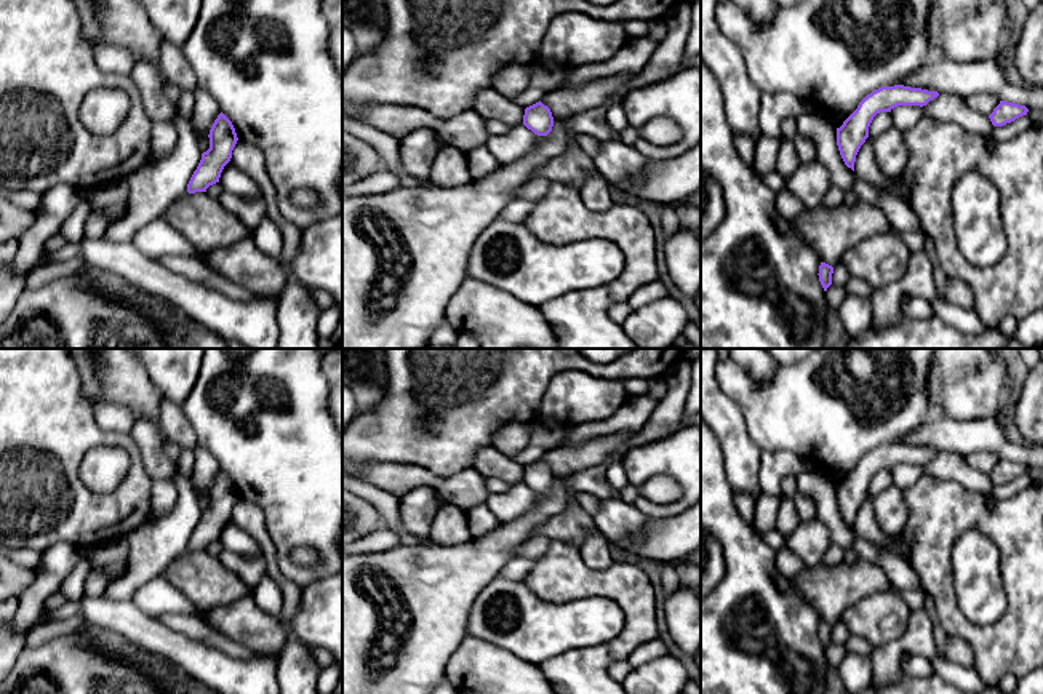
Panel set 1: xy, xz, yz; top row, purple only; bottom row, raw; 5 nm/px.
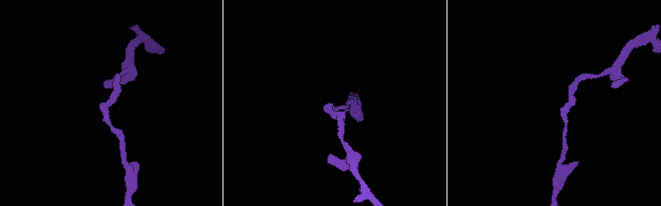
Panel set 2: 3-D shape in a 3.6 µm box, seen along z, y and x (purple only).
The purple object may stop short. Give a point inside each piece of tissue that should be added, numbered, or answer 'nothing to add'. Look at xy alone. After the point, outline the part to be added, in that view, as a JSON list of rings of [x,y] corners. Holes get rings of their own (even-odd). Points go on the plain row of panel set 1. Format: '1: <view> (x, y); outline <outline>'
nothing to add

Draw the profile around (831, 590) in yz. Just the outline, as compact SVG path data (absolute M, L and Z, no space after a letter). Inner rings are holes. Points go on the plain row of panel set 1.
M864 558L857 563L841 561L837 566L821 561L805 568L792 579L792 584L817 611L821 620L832 625L861 598L893 588L886 574Z

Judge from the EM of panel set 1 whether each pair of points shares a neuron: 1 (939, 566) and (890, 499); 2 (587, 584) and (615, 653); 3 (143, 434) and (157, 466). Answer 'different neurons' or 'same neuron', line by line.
1: different neurons
2: same neuron
3: same neuron

